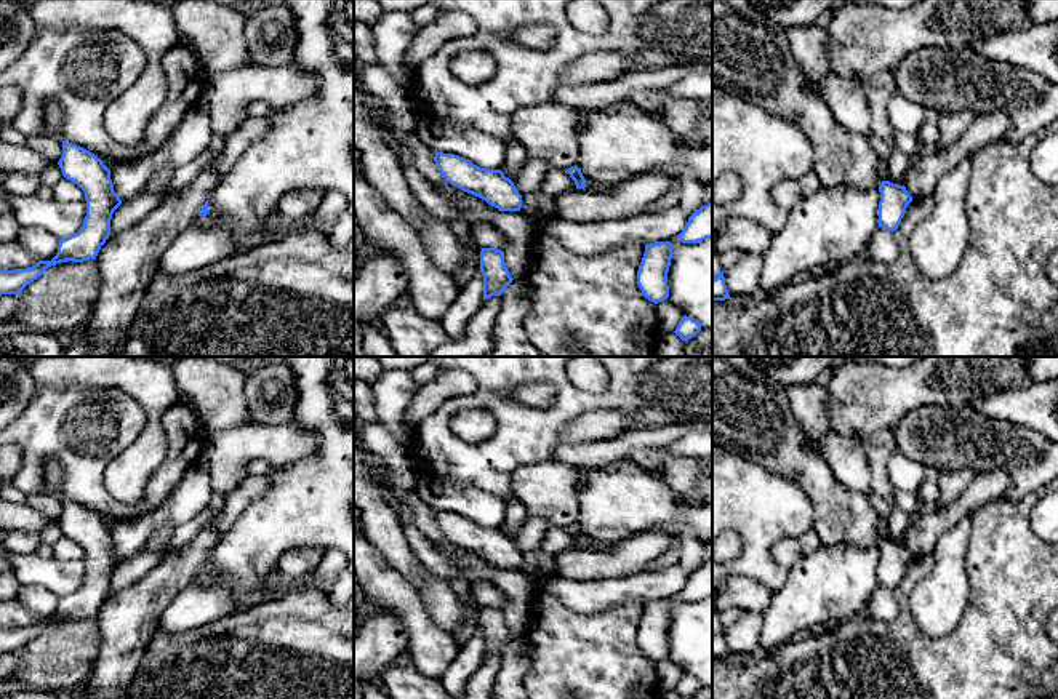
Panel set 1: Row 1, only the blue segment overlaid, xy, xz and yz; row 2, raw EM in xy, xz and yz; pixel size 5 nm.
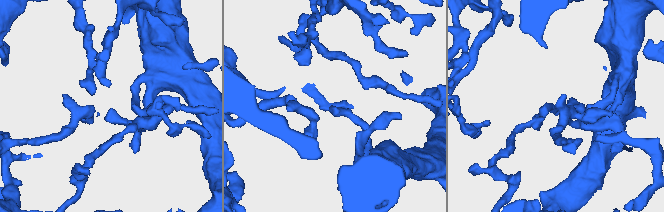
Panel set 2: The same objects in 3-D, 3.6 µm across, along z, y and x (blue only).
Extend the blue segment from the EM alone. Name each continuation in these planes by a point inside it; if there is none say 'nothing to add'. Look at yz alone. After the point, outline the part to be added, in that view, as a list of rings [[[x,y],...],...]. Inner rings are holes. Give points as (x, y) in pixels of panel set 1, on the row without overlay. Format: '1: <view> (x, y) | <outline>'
nothing to add

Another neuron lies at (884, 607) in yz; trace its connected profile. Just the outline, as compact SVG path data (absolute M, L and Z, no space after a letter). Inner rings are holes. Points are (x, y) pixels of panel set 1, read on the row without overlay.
M879 585L869 601L868 616L890 622L900 614L900 601L896 600L895 590Z

